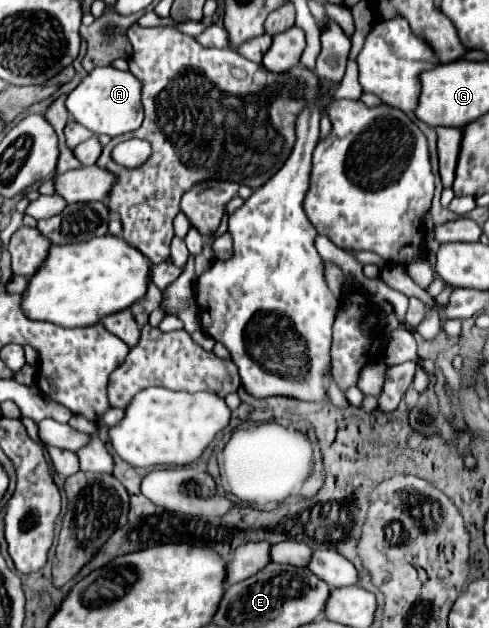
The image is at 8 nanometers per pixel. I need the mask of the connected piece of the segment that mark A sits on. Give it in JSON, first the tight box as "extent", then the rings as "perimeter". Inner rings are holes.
{"extent":[64,66,144,136],"perimeter":[[[100,66],[94,68],[82,82],[68,94],[64,106],[68,114],[94,134],[108,134],[108,136],[120,136],[128,134],[140,128],[144,120],[144,110],[140,102],[142,94],[142,84],[136,76],[130,72],[116,70],[112,66]]]}

